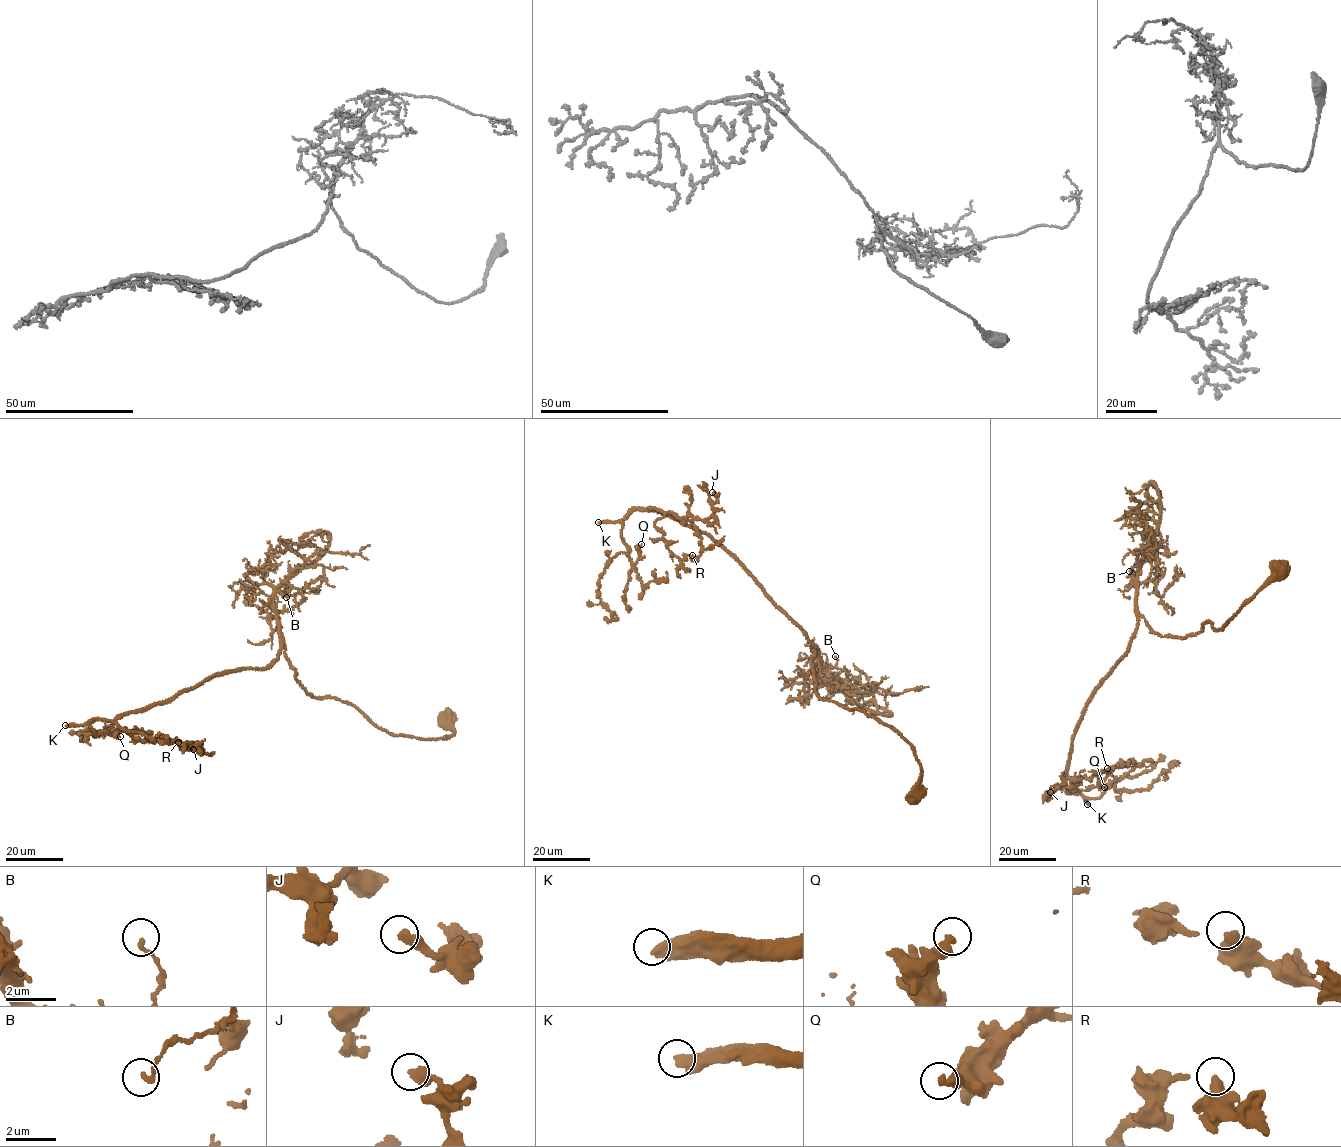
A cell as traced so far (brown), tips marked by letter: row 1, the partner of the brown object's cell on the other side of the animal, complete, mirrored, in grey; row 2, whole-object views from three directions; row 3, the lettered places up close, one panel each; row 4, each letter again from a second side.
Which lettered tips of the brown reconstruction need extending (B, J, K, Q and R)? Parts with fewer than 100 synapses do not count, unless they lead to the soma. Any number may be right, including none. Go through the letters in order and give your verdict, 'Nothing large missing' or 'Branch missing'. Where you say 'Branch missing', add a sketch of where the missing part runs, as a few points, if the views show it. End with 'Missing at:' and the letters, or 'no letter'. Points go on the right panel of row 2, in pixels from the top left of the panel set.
B: Nothing large missing
J: Nothing large missing
K: Branch missing
Q: Nothing large missing
R: Nothing large missing
Missing at: K

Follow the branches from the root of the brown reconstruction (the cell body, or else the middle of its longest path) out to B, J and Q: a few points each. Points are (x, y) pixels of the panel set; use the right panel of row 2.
B: (1279, 569), (1221, 630), (1208, 621), (1199, 633), (1181, 639), (1150, 630), (1137, 611), (1140, 565), (1129, 571)
J: (1279, 569), (1221, 630), (1161, 636), (1138, 615), (1072, 740), (1075, 788), (1050, 792)
Q: (1279, 569), (1221, 630), (1161, 636), (1138, 615), (1072, 740), (1068, 791), (1100, 797), (1123, 778), (1104, 787)

